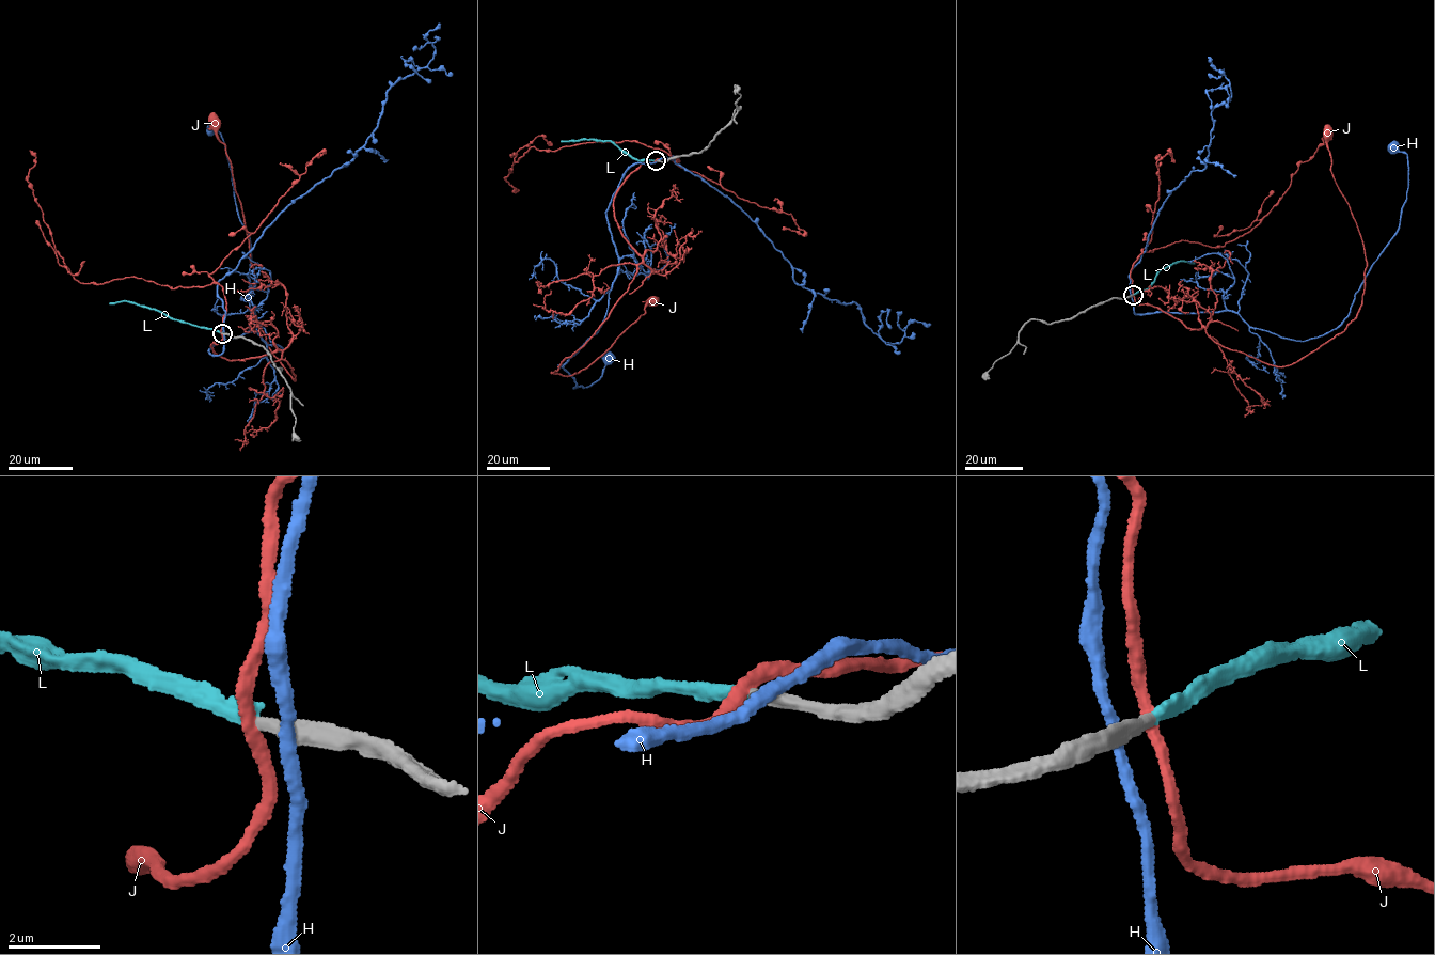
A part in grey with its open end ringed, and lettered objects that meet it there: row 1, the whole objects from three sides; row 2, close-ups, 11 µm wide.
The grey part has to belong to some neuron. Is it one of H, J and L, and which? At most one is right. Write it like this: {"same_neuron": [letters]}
{"same_neuron": ["L"]}

